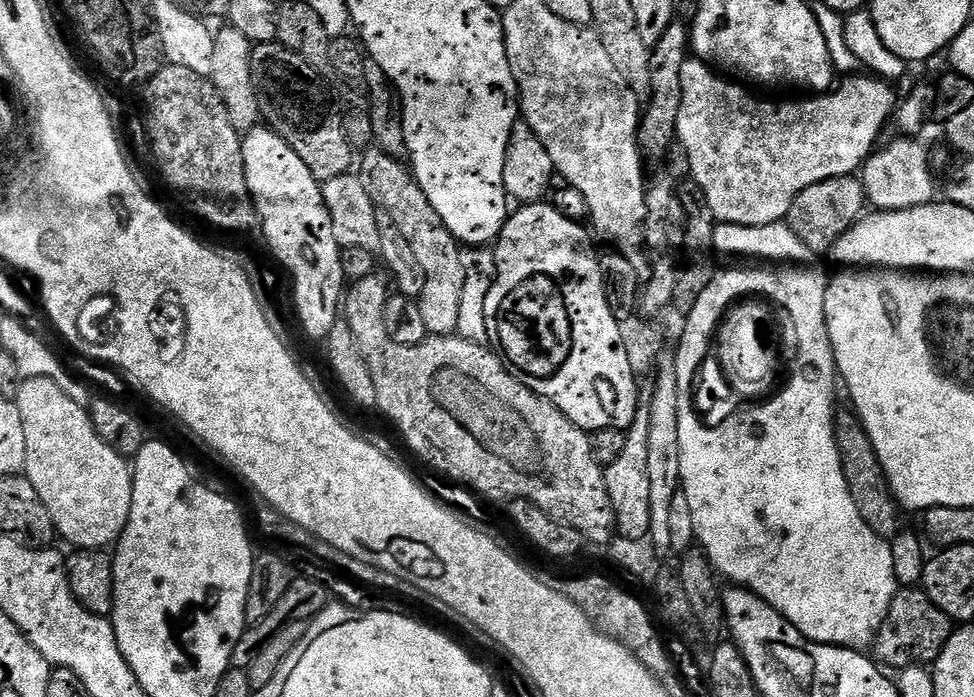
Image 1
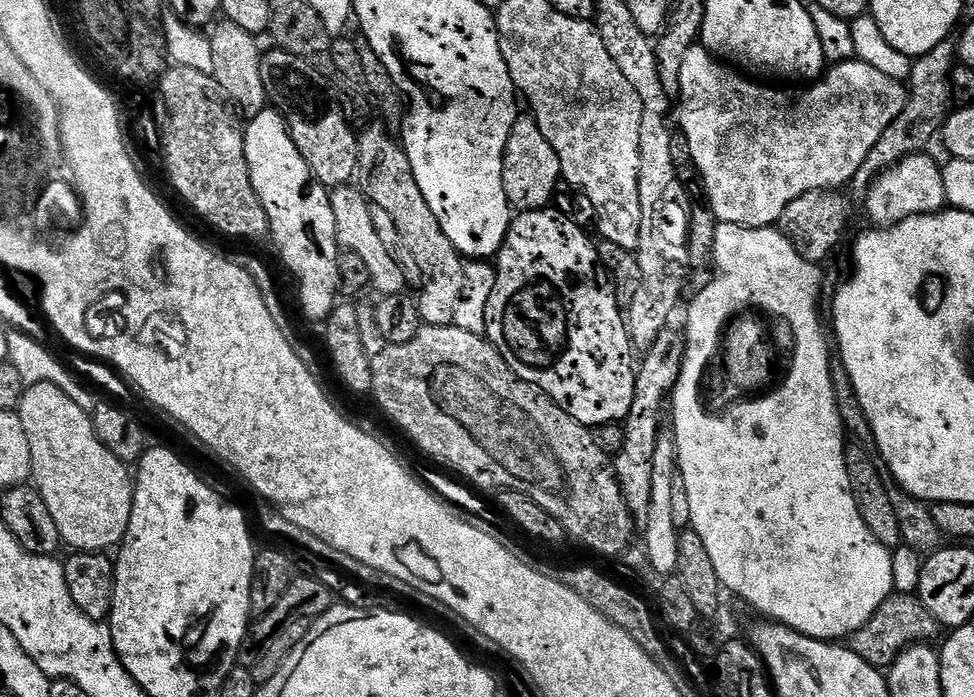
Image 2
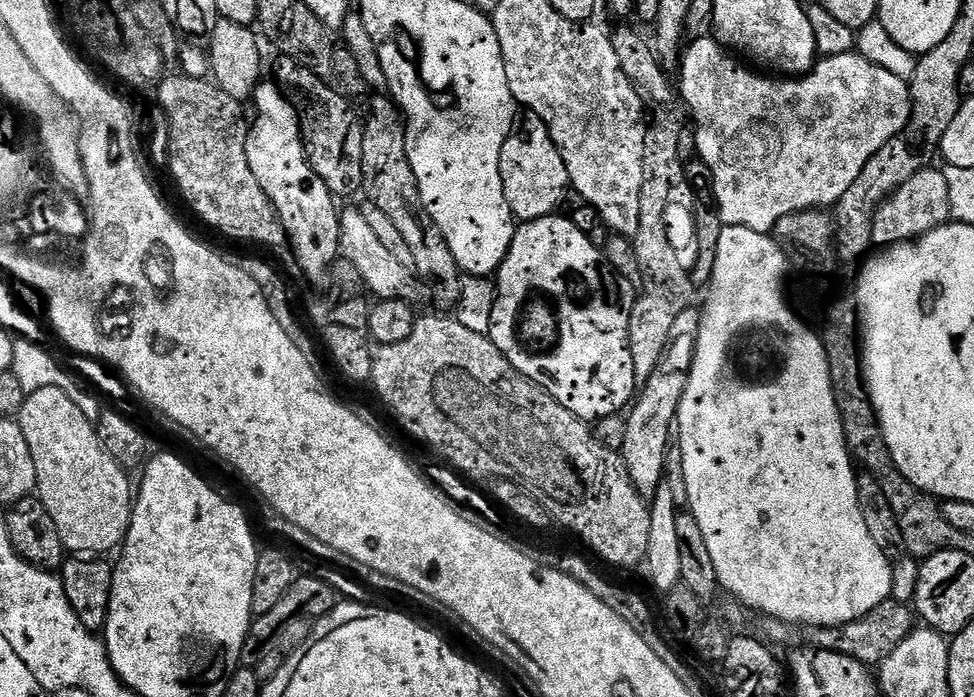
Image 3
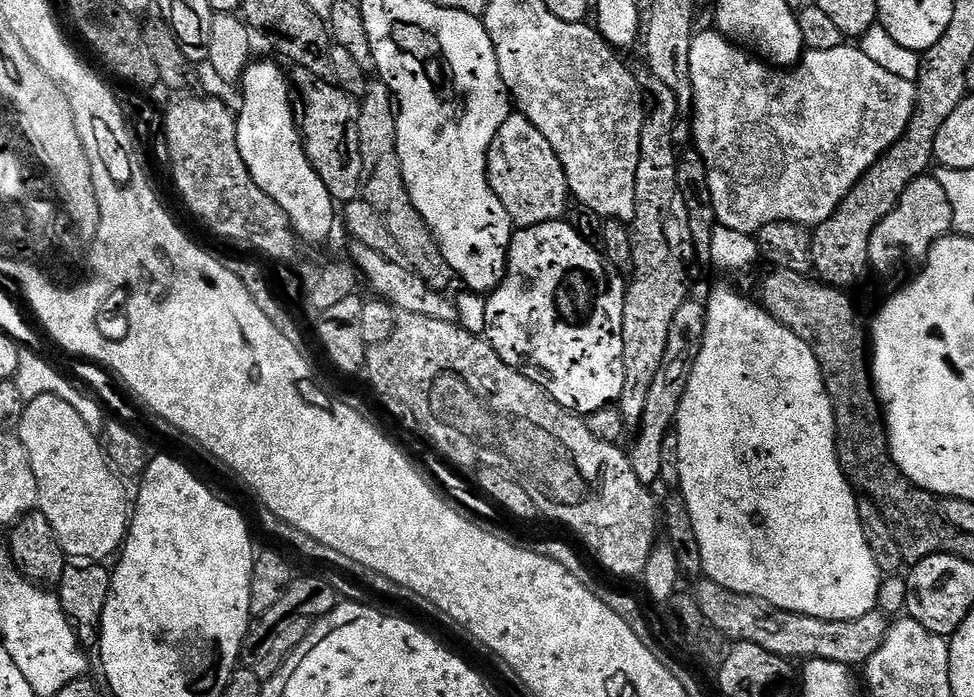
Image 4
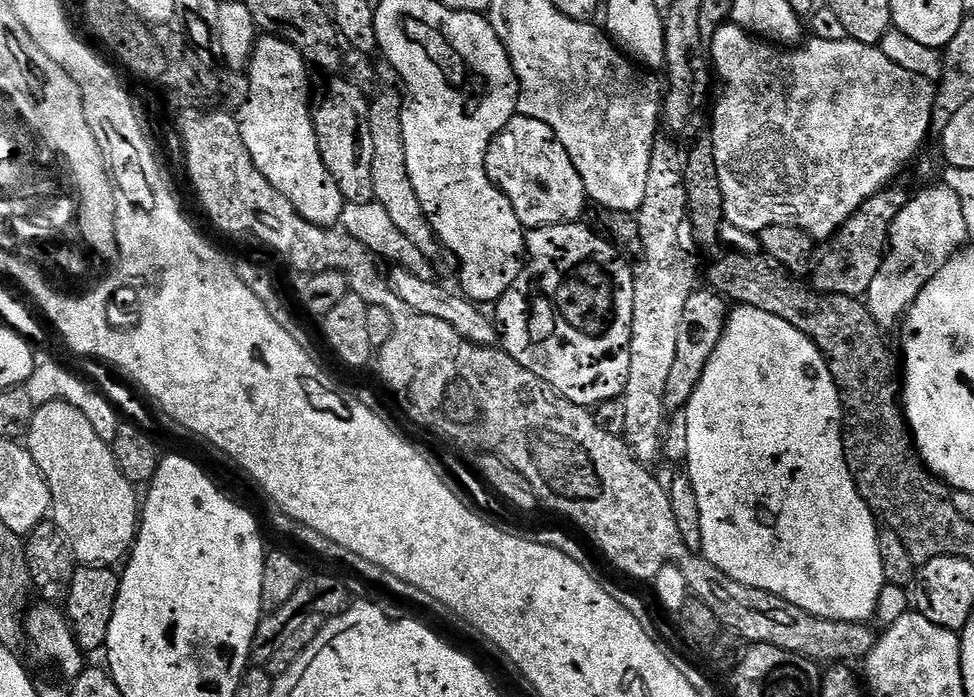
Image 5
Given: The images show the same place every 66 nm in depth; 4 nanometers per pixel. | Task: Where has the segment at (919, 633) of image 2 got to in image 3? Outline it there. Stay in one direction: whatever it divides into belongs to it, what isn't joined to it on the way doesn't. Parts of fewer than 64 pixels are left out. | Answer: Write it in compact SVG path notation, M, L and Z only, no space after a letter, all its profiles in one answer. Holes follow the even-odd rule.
M889 598L874 610L870 610L870 614L866 614L861 620L846 622L833 628L811 629L807 633L807 643L813 648L830 650L834 654L846 654L846 658L854 658L869 666L878 666L914 631L917 624L917 617L907 603Z

